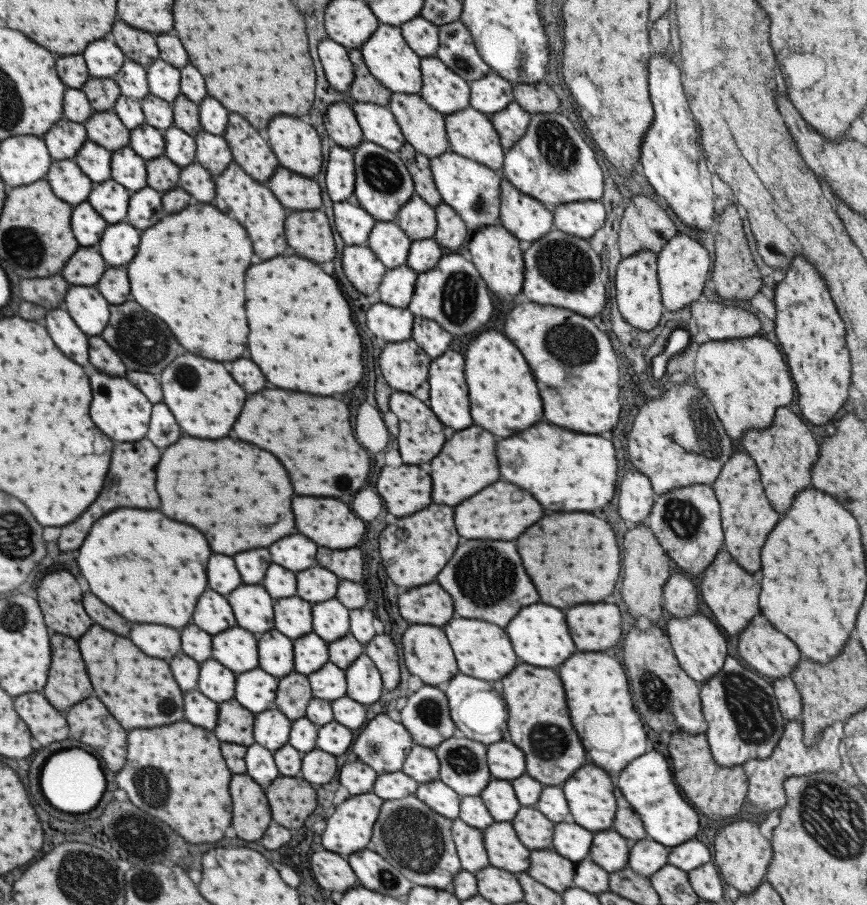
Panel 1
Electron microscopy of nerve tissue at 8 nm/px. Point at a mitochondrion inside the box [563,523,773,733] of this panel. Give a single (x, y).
(655, 694)

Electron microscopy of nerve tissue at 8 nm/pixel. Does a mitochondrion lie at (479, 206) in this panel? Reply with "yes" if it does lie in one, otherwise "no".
yes

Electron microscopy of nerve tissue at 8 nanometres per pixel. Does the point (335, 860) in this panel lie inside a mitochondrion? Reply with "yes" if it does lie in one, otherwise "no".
no

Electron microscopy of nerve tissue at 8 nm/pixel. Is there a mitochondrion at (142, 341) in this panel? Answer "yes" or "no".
yes

